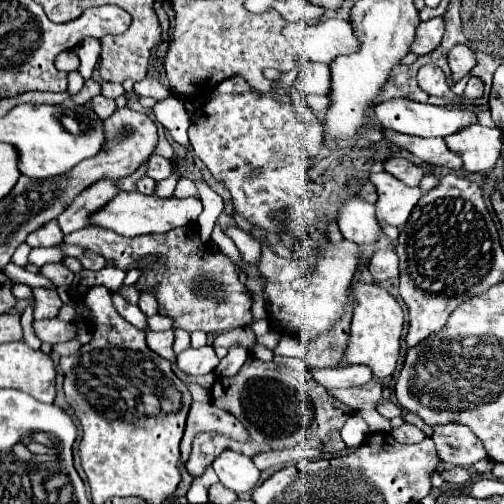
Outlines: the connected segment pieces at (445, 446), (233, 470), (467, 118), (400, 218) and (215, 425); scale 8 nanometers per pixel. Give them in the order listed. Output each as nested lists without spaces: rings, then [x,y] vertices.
[[[458,423],[438,425],[434,427],[432,439],[436,443],[438,457],[444,463],[458,465],[458,467],[470,467],[472,463],[486,459],[484,445],[464,425],[458,425]]]
[[[224,451],[222,455],[218,455],[212,467],[220,483],[230,491],[234,491],[236,495],[252,493],[260,477],[260,471],[254,467],[250,457],[234,451]]]
[[[396,97],[390,101],[382,101],[374,107],[374,115],[380,121],[382,127],[394,129],[398,133],[406,135],[418,135],[418,137],[446,137],[456,133],[458,129],[464,129],[470,123],[476,123],[476,115],[466,109],[458,107],[436,107],[436,105],[426,105],[426,103],[416,103],[404,97]]]
[[[386,171],[372,173],[370,181],[376,185],[378,191],[378,201],[376,201],[378,223],[382,227],[394,225],[400,229],[406,223],[418,199],[422,197],[422,191],[418,187],[406,187],[400,179],[396,179]]]
[[[192,403],[188,419],[186,419],[186,429],[184,429],[184,437],[180,441],[180,451],[182,451],[182,459],[186,461],[190,455],[190,445],[196,433],[200,431],[222,431],[222,435],[236,439],[236,441],[248,441],[248,433],[246,429],[236,421],[234,415],[226,413],[224,409],[218,409],[212,403]]]

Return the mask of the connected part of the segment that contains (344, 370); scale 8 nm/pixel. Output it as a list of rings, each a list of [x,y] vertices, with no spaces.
[[[346,365],[336,369],[324,369],[324,373],[316,373],[316,381],[322,383],[326,389],[364,385],[372,379],[374,373],[370,373],[370,369],[364,369],[364,365]]]

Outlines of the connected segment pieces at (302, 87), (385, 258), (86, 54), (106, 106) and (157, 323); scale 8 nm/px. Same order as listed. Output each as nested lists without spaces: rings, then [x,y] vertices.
[[[300,63],[298,65],[298,77],[296,77],[296,89],[300,93],[308,95],[324,95],[330,91],[330,69],[322,63]]]
[[[378,249],[374,253],[374,257],[370,259],[368,269],[370,269],[370,273],[376,281],[394,279],[394,277],[398,277],[398,257],[396,257],[394,251]]]
[[[86,39],[86,41],[82,41],[82,45],[78,45],[74,49],[74,53],[80,57],[78,71],[84,79],[88,79],[92,75],[94,65],[100,59],[100,51],[102,51],[100,49],[100,39]]]
[[[98,95],[98,97],[92,97],[90,101],[92,101],[92,109],[94,109],[94,113],[96,113],[100,119],[106,119],[106,117],[110,117],[110,115],[116,111],[116,103],[114,103],[114,99],[106,99],[106,97]]]
[[[154,315],[154,317],[148,317],[148,327],[152,331],[168,331],[172,329],[174,321],[170,321],[170,317],[162,317],[162,315]]]

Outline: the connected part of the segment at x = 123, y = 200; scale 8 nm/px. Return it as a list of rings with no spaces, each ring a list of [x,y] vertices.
[[[122,191],[112,201],[108,201],[102,209],[94,211],[88,217],[88,225],[102,225],[120,235],[136,237],[136,235],[144,235],[144,233],[166,233],[170,229],[176,229],[176,227],[182,227],[188,223],[196,223],[200,213],[202,213],[202,203],[196,197],[160,199],[160,197],[152,197],[152,195],[142,195],[136,191],[134,193]]]

